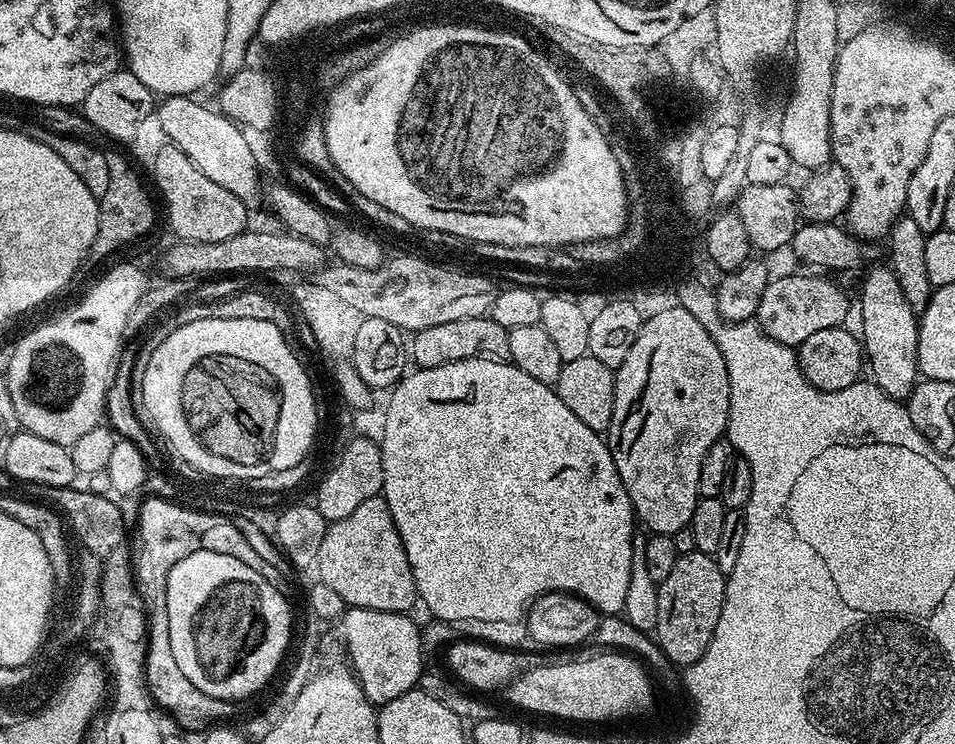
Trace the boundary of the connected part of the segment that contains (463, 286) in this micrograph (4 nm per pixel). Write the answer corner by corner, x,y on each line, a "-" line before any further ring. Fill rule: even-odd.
418,256
389,257
378,268
331,264
313,273
314,284
342,299
361,317
381,318
408,334
439,323
487,315
497,294
496,285
486,276
452,270

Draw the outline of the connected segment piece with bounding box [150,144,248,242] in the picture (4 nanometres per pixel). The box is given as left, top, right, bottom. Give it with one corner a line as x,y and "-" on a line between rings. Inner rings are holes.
164,144
150,173
164,198
168,222
179,241
220,242
245,231
247,203
211,182
177,147

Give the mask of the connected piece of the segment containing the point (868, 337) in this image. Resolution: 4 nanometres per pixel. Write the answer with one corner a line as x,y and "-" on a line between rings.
884,266
884,268
872,268
864,276
864,281
860,284
860,328
858,327
859,335
862,337
862,347
866,357
867,367
872,367
871,379
876,383
882,391
888,395
892,400
901,402
907,401
908,396
912,393
913,388
918,383
920,376
920,367
916,359
918,358
918,312
917,309
910,306
910,302
906,302
906,294
902,290
902,286
898,282
898,278
892,273
891,267

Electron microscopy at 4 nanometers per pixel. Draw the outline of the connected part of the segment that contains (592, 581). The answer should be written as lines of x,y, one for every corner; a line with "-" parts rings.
466,358
465,360
450,362
442,366
416,368
415,370
409,371
407,375
396,381
391,391
387,393
387,396
388,404
385,403
383,405
385,430
378,441
380,453
382,454
382,470
384,471
384,490
382,495
385,502
390,506
390,514
394,518
394,526
398,530
400,541
406,550
406,558
410,562
410,570
414,574
416,595
419,603
421,605
425,604
425,606
433,612
431,615
435,617
435,619
447,621
448,624
452,626
458,626
458,624
464,623
467,625
474,618
478,618
479,620
508,620
508,616
516,616
516,612
520,612
520,604
524,604
524,600
528,600
528,596
532,596
532,592
540,592
540,588
549,589
551,592
572,593
583,600
587,600
600,614
605,614
605,612
616,612
616,614
623,613
624,603
626,602
626,590
630,590
632,534
634,531
632,503
626,494
626,486
622,486
622,478
614,466
614,458
612,457
612,452
608,448
607,439
605,439
601,433
590,430
590,426
584,425
583,422
566,407
566,402
562,402
562,398
558,398
558,394
553,385
538,382
538,378
530,378
530,374
522,374
522,370
518,370
510,362
503,364
502,362
486,362
486,358

